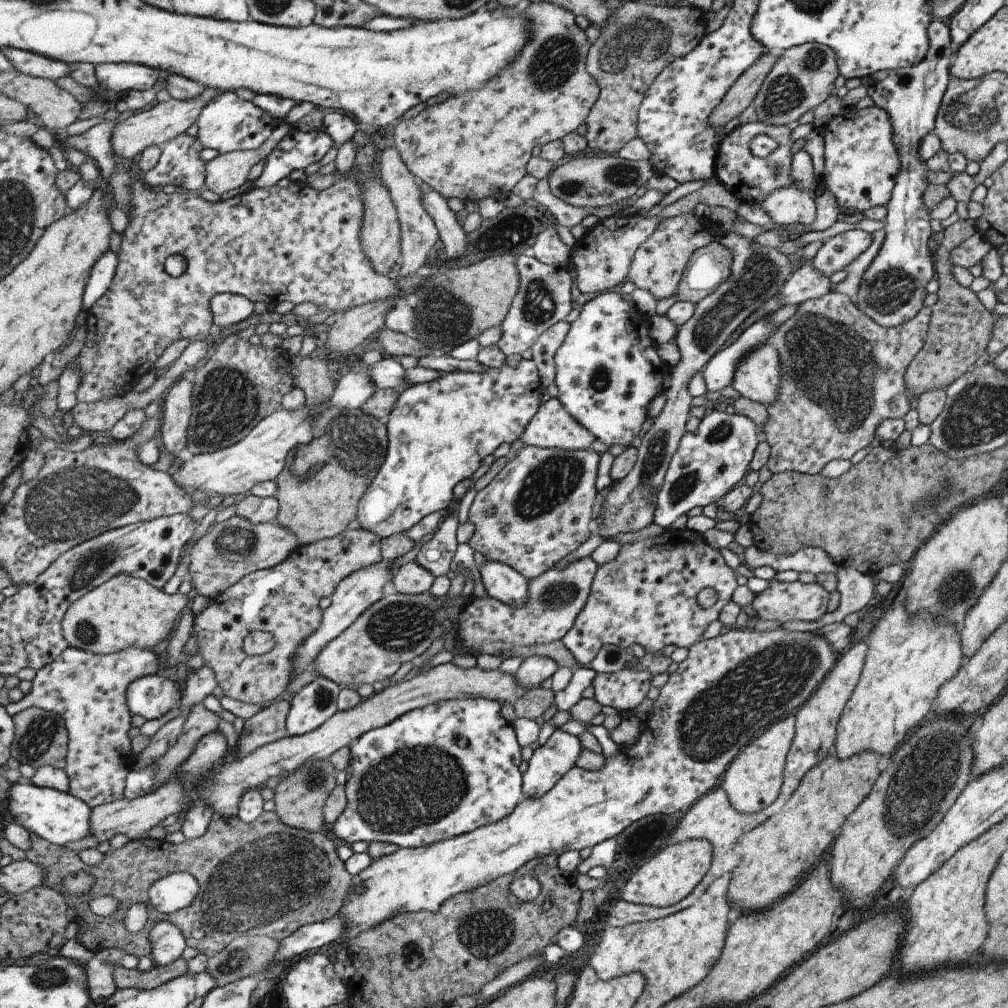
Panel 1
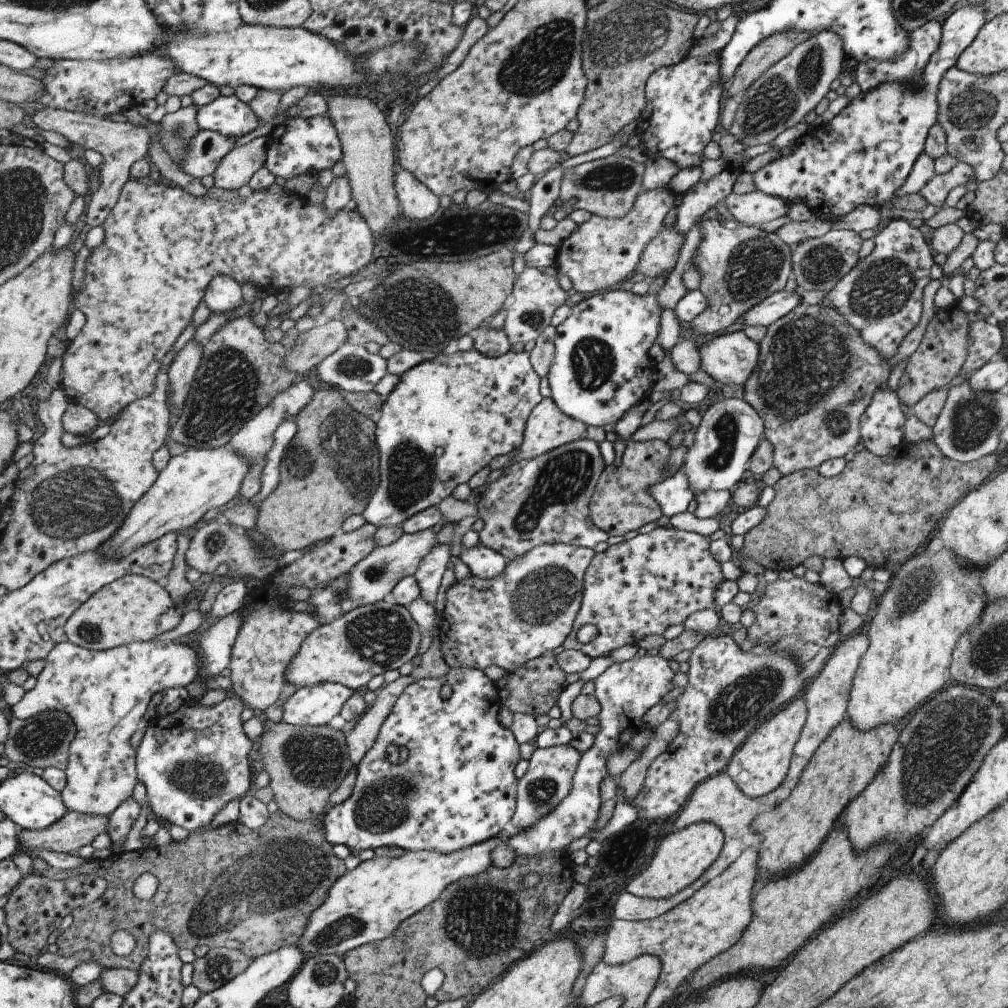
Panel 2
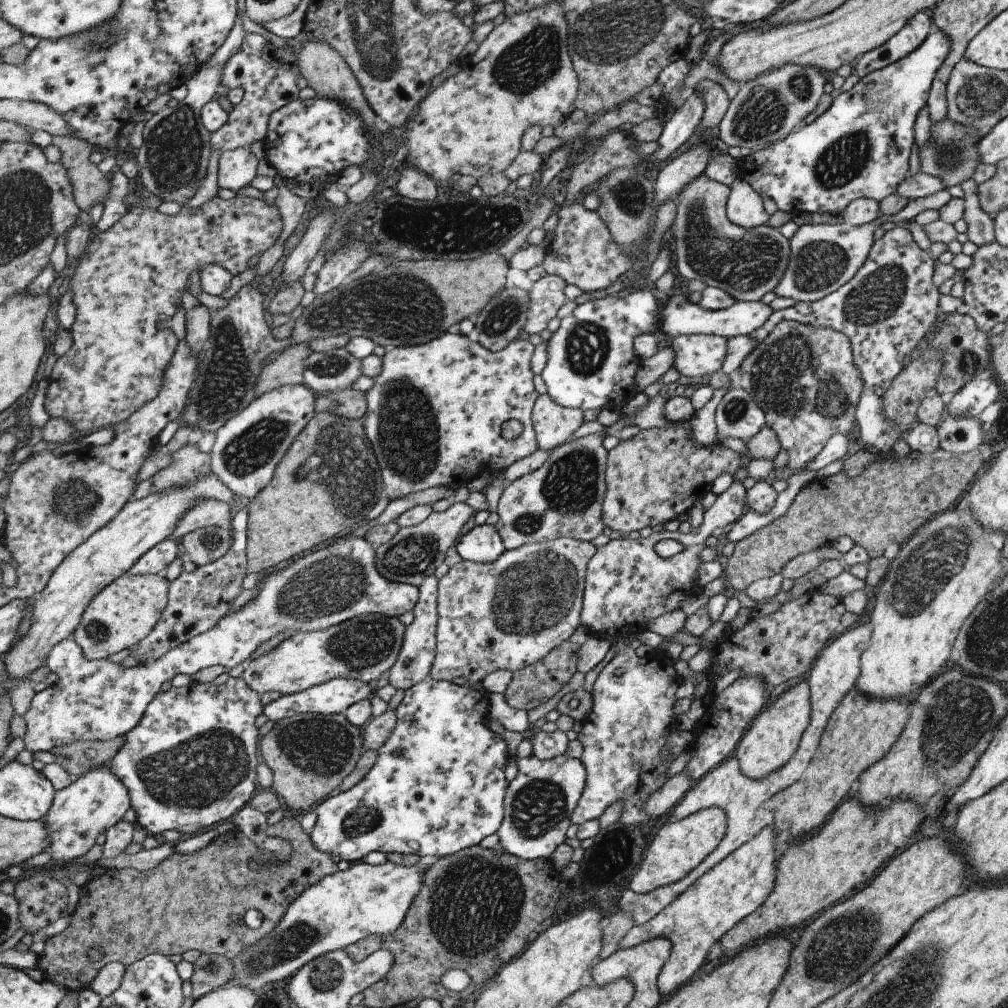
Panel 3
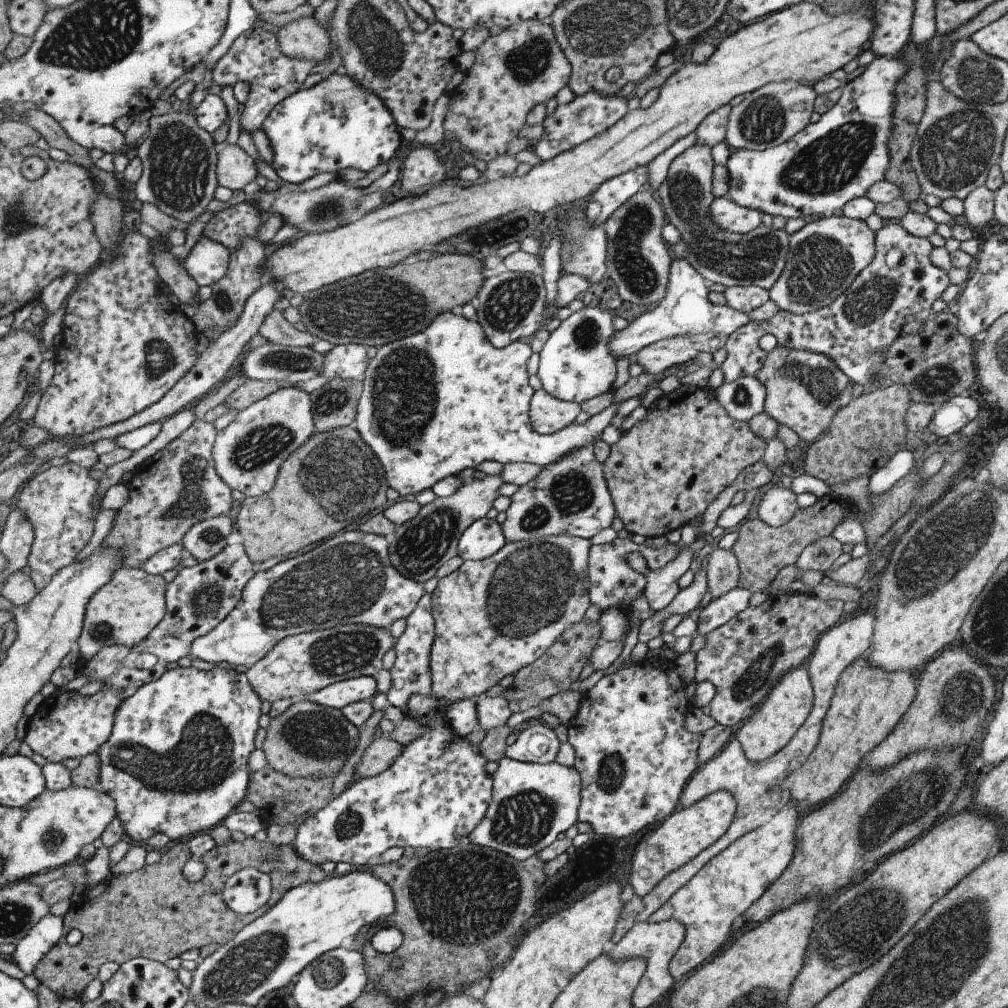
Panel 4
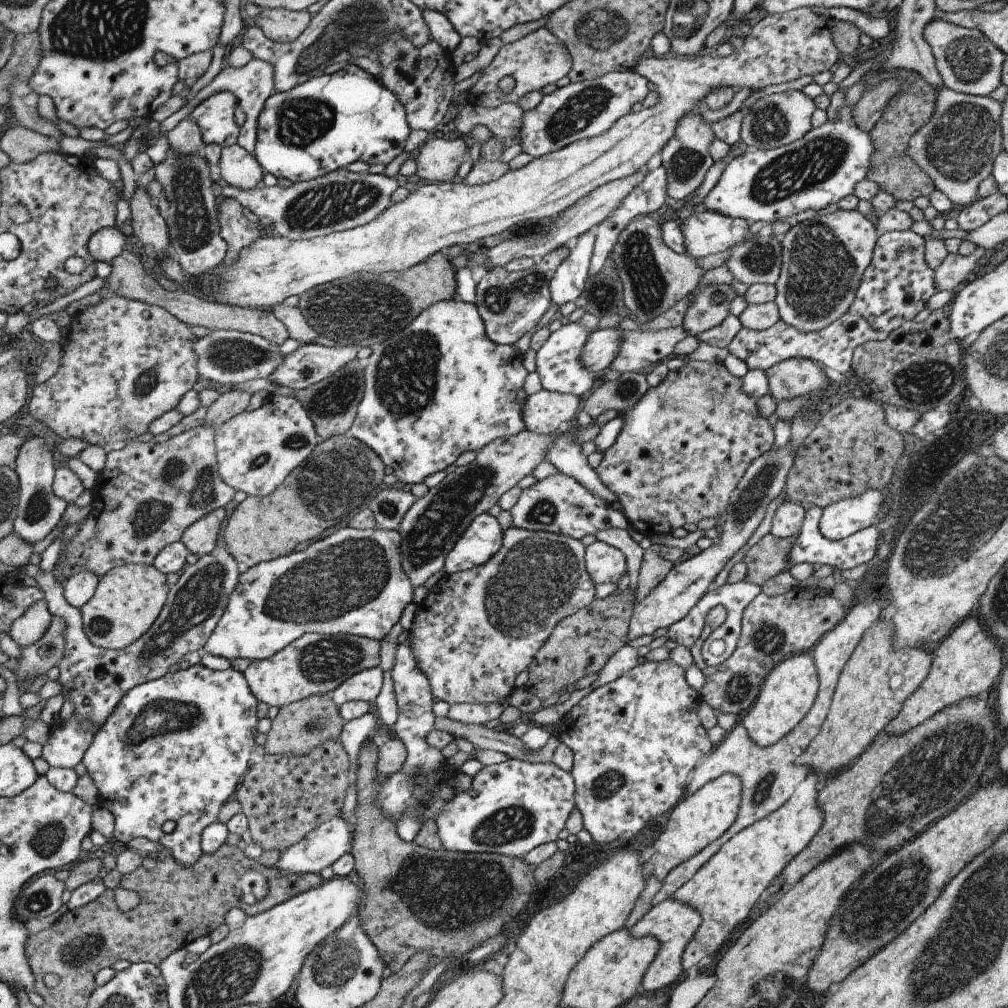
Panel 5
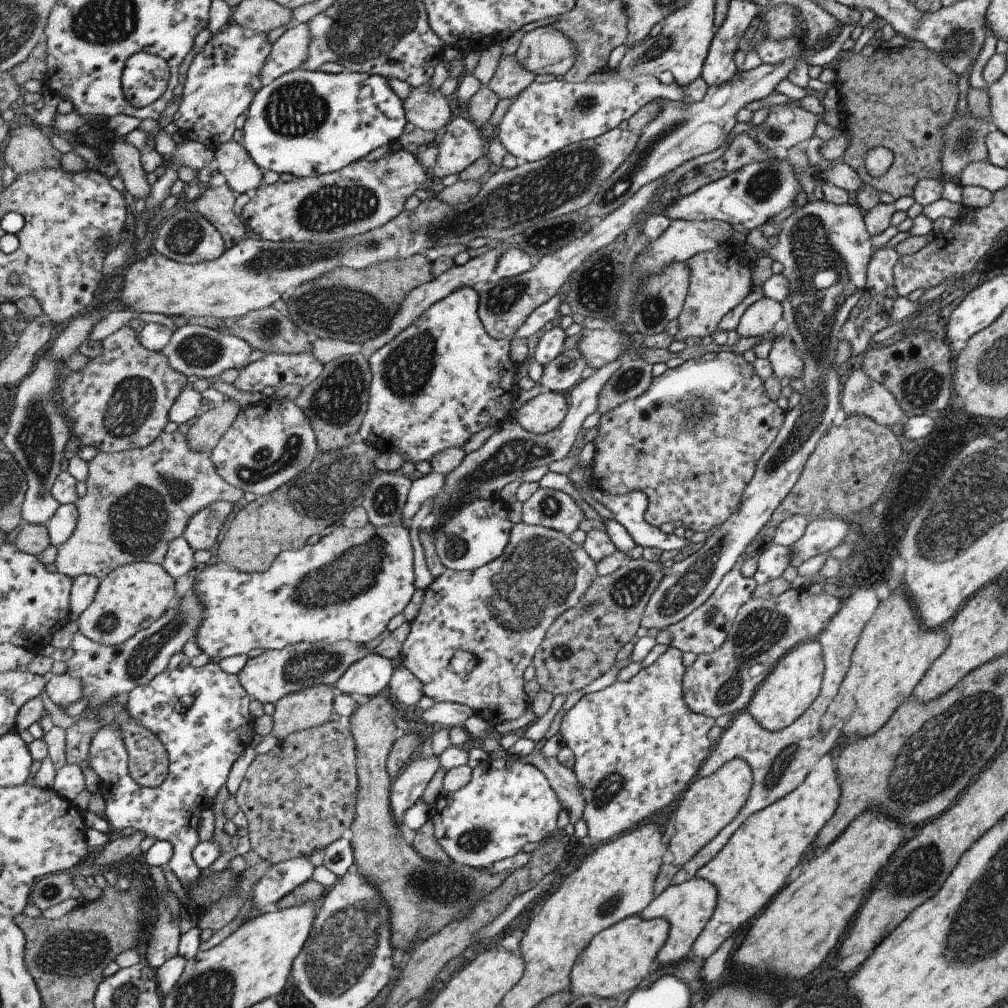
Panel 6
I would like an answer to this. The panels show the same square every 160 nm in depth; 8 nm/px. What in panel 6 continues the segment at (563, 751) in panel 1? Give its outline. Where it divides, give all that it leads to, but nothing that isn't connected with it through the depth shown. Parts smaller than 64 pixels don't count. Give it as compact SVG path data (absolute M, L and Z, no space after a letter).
M507 754L498 760L480 762L467 786L455 792L441 795L430 805L430 818L434 824L437 842L447 851L453 861L476 869L489 870L497 861L519 854L529 842L545 841L555 830L555 820L561 810L556 794L547 779L535 765L527 764L522 758Z

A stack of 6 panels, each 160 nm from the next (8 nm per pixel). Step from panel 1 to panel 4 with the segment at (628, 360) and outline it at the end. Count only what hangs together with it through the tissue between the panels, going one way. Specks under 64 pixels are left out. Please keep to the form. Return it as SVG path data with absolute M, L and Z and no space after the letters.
M582 307L561 321L555 330L548 334L539 353L537 374L542 389L551 396L576 403L589 400L603 392L613 392L615 359L609 352L606 340L613 334L611 315L605 309Z

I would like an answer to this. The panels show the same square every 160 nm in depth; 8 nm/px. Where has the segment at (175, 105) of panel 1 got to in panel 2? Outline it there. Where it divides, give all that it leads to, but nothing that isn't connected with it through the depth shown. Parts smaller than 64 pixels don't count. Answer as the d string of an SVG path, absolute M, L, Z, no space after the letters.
M43 107L42 109L38 109L36 111L30 110L27 116L32 116L29 119L29 122L33 122L38 128L41 128L43 130L51 130L51 132L62 134L72 144L78 144L79 146L83 146L83 148L85 149L95 150L104 156L104 163L102 164L99 172L99 180L101 182L100 187L96 192L92 193L86 210L86 228L91 228L93 226L99 225L103 226L104 222L111 214L113 207L117 204L119 195L122 194L124 184L131 180L130 168L138 160L149 158L149 140L151 140L153 136L158 140L156 134L160 129L160 126L158 125L160 122L152 123L147 121L148 126L137 128L137 126L133 126L133 123L130 123L128 121L123 123L113 122L109 119L92 115L91 113L78 113L75 111L68 111L67 109L53 107Z

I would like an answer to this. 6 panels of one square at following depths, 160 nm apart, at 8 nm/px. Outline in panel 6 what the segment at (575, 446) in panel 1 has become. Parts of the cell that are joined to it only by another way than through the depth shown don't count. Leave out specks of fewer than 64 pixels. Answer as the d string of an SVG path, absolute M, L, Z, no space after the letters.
M545 391L524 404L517 422L529 432L542 435L561 424L569 410L569 399L563 393Z

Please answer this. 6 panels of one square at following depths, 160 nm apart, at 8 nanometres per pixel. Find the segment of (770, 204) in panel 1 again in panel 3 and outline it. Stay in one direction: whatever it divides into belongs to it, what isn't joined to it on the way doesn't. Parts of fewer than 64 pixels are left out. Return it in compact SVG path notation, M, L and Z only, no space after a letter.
M733 179L728 187L724 213L731 224L753 229L767 221L760 196L743 179Z

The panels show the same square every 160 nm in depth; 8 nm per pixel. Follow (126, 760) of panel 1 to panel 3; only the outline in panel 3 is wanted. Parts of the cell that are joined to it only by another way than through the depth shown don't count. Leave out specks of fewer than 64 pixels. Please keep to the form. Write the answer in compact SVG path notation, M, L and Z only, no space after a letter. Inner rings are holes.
M341 535L340 539L337 538L319 550L293 561L288 567L271 570L270 575L267 573L257 582L258 593L254 599L223 617L210 631L194 636L189 642L174 648L162 659L151 664L123 668L106 659L89 661L83 656L78 641L75 638L67 639L54 648L47 664L59 680L35 695L29 712L24 716L28 722L27 734L23 738L25 748L32 753L38 750L47 752L74 742L110 741L125 736L140 723L165 680L173 680L177 674L191 676L201 668L209 668L213 664L222 665L227 670L235 668L237 664L243 665L249 662L264 643L269 643L282 633L320 631L361 615L397 617L409 610L413 611L420 599L420 587L384 577L376 564L376 558L377 547L365 536ZM110 765L96 767L77 778L71 786L55 790L54 803L40 820L45 824L47 840L52 841L46 851L50 852L52 859L59 862L75 863L95 846L101 834L106 834L123 820L126 812L132 808L131 801L126 785L115 776Z

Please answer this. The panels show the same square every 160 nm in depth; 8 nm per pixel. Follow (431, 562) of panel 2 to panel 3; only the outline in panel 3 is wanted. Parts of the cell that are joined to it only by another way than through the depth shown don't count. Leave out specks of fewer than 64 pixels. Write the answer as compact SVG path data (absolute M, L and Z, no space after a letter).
M425 579L420 586L420 599L413 610L414 620L407 626L402 651L394 667L389 671L389 683L395 690L409 690L430 677L438 647L438 596L440 579Z

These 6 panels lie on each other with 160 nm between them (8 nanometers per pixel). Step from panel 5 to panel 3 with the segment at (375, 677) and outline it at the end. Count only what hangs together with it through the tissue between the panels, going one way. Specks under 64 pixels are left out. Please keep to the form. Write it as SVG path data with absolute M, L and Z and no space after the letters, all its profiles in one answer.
M333 679L326 683L315 685L309 690L297 694L284 694L276 700L263 705L263 715L268 720L277 722L287 717L301 713L313 713L324 715L338 715L344 713L350 706L359 701L369 699L373 696L376 688L371 688L371 684L364 680L357 679Z

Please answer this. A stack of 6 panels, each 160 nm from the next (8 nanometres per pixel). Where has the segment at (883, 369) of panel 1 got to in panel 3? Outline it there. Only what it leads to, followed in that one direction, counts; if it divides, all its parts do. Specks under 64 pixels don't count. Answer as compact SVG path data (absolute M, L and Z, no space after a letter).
M782 320L776 323L771 329L771 332L763 339L761 344L758 344L757 348L749 352L747 356L742 360L739 366L740 368L740 386L743 390L746 390L751 398L755 401L755 404L763 411L764 421L767 427L769 427L777 435L780 442L780 448L787 450L788 466L790 468L804 468L805 462L811 460L820 450L823 445L833 434L842 434L849 436L853 431L853 422L855 407L862 389L862 382L860 379L859 371L855 368L849 339L837 331L833 331L829 328L811 328L809 324L802 325L795 321Z

